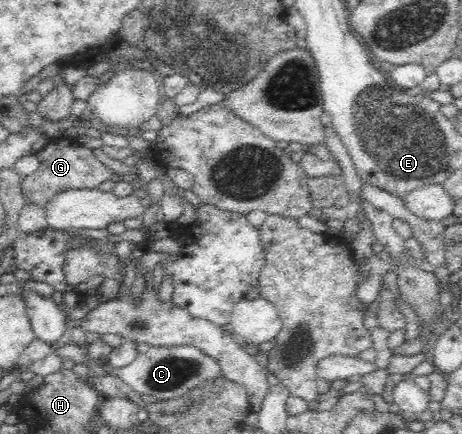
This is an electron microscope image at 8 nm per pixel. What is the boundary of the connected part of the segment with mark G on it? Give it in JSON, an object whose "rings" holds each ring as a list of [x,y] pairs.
{"rings":[[[66,137],[52,139],[36,155],[40,167],[30,176],[23,177],[22,180],[21,191],[25,203],[44,207],[59,193],[66,190],[96,190],[101,184],[118,175],[110,168],[105,168],[104,164],[94,157],[92,149],[84,147],[71,139],[66,139]]]}

